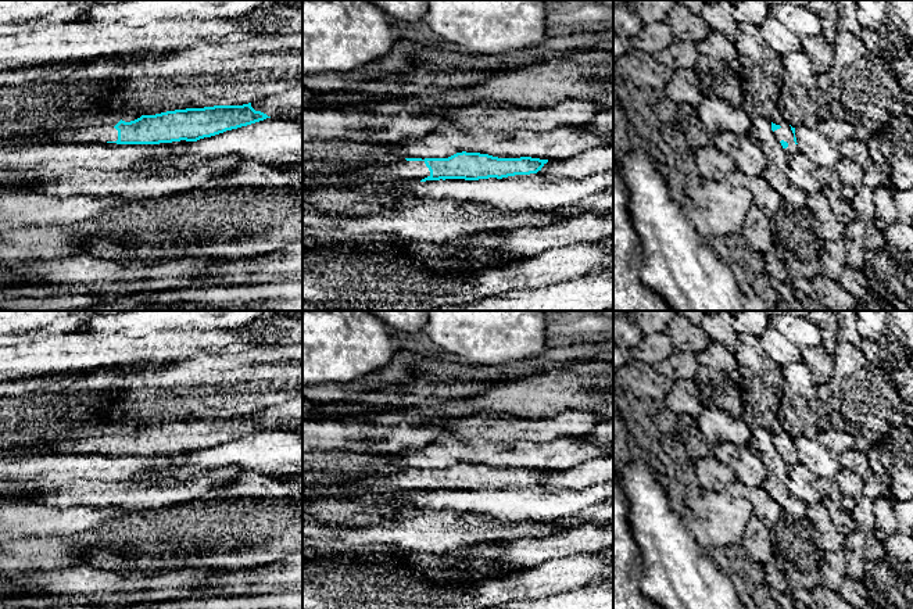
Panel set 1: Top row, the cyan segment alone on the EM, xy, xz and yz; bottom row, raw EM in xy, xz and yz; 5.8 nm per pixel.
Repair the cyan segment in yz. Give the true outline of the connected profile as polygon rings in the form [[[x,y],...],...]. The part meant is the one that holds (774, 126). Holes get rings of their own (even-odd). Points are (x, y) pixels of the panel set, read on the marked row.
[[[773,115],[771,130],[774,132],[776,139],[781,143],[783,148],[790,157],[799,153],[799,147],[795,137],[795,128],[787,123],[783,115]]]

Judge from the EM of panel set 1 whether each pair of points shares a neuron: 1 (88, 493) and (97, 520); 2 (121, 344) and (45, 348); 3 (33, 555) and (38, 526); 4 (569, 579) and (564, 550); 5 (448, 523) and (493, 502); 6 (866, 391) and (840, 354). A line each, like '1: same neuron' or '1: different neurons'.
1: different neurons
2: same neuron
3: different neurons
4: different neurons
5: different neurons
6: same neuron

